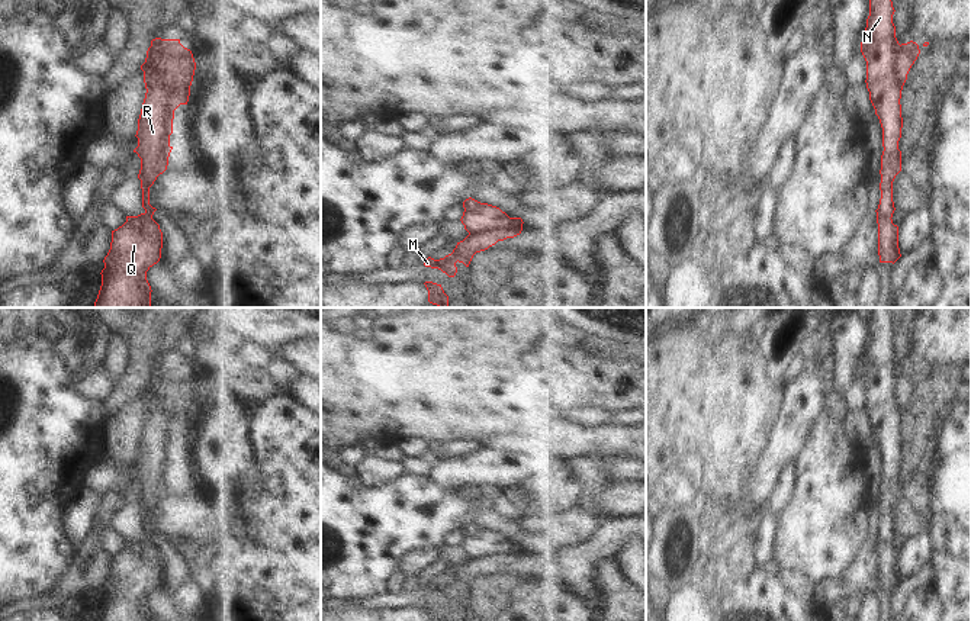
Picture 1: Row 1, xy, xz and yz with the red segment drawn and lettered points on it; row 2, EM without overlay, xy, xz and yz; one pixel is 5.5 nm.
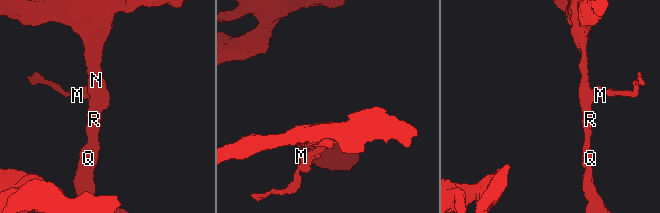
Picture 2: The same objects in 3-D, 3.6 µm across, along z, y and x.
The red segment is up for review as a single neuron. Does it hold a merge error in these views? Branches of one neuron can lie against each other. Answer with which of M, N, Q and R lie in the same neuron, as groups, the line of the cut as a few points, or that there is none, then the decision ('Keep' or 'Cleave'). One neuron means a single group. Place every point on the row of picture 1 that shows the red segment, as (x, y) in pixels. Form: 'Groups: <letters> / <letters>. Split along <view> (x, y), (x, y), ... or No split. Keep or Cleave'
Groups: M / N Q R. Split along yz (899, 44), (896, 67), (906, 76). Cleave

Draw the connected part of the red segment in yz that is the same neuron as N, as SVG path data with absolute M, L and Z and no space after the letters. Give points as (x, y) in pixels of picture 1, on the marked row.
M869 0L869 16L861 42L861 52L866 61L866 89L882 128L881 155L881 199L877 212L880 263L896 263L901 254L898 248L898 226L893 223L896 210L893 202L893 181L901 171L901 90L907 80L897 68L898 41L893 23L891 0Z

